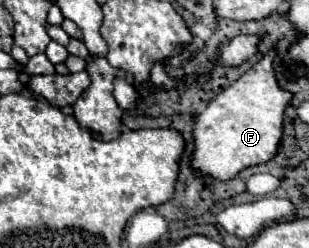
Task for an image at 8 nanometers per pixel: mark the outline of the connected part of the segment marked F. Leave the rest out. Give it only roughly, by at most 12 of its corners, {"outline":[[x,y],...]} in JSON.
{"outline":[[274,52],[194,116],[190,168],[216,180],[274,158],[290,92]]}

